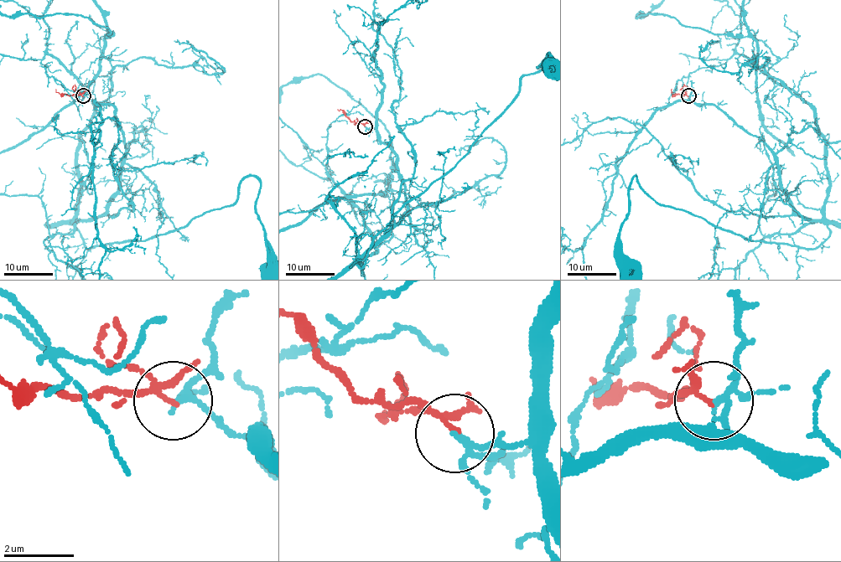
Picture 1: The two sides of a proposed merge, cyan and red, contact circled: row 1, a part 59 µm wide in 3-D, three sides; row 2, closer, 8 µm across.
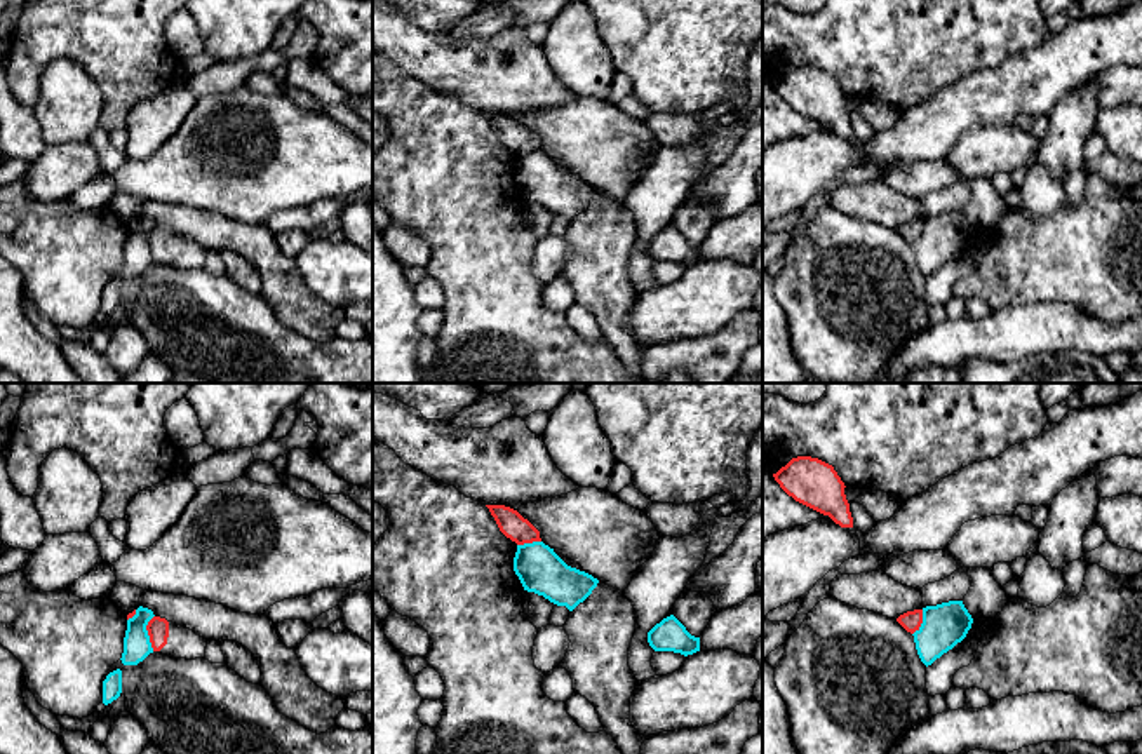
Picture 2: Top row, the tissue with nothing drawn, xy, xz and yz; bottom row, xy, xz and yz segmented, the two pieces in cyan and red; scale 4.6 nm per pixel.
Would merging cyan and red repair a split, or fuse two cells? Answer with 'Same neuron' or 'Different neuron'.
Different neuron

